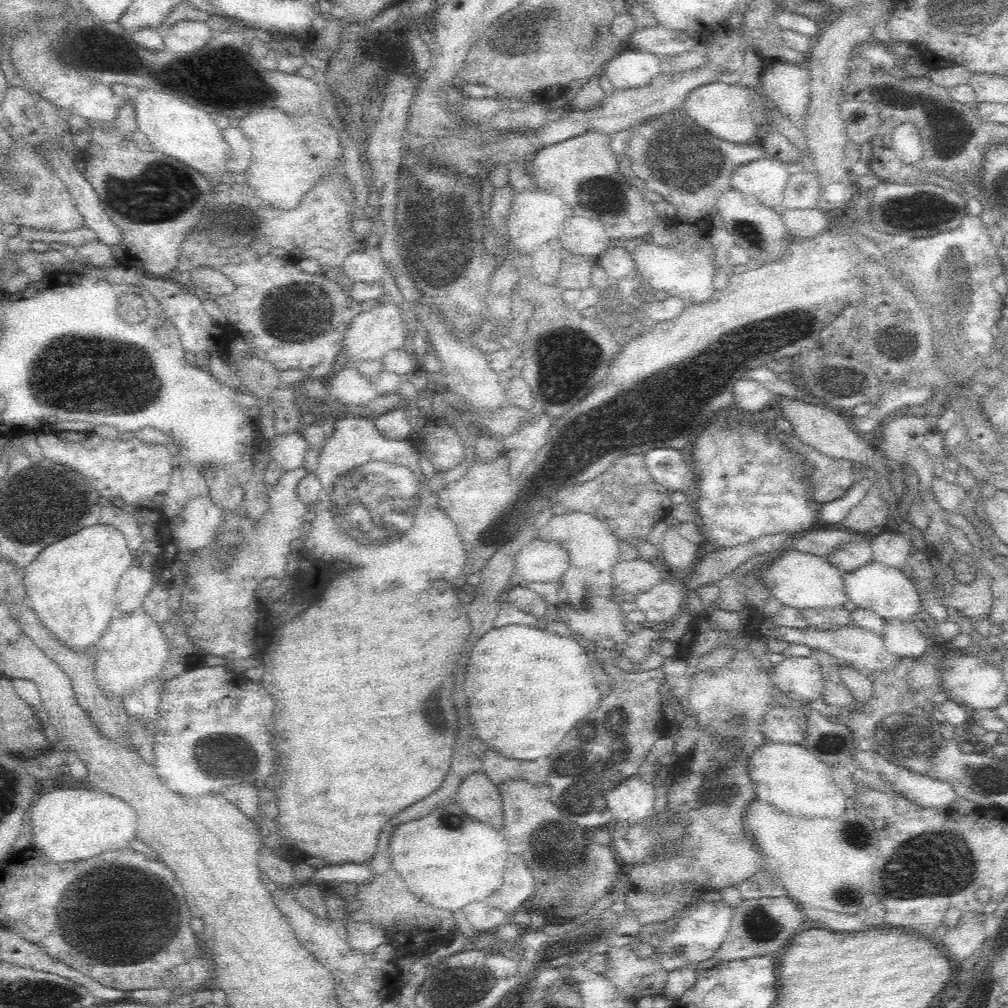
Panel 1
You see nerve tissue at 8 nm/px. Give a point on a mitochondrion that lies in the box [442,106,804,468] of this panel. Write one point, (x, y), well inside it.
(639, 418)

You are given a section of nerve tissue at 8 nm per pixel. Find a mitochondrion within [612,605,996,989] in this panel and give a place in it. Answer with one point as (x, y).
(904, 878)

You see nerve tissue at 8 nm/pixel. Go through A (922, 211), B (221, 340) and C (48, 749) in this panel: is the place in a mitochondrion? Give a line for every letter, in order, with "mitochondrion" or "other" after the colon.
A: mitochondrion
B: other
C: other

